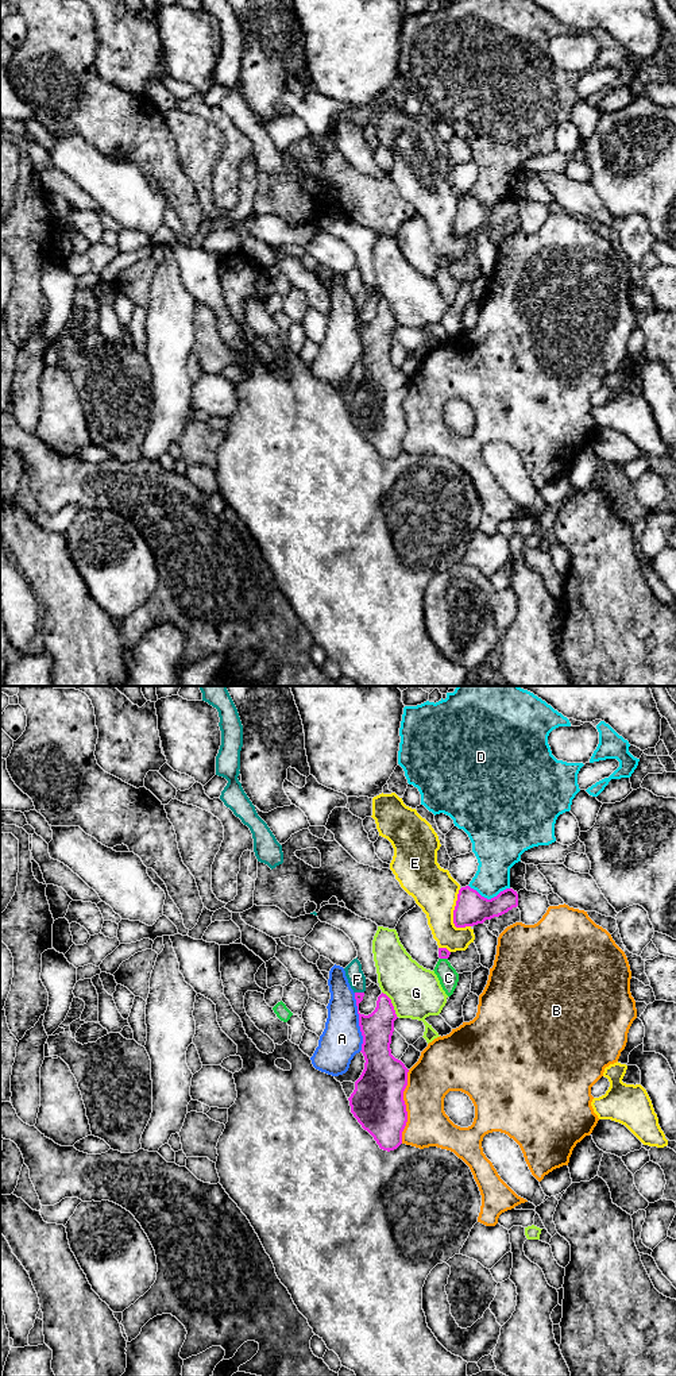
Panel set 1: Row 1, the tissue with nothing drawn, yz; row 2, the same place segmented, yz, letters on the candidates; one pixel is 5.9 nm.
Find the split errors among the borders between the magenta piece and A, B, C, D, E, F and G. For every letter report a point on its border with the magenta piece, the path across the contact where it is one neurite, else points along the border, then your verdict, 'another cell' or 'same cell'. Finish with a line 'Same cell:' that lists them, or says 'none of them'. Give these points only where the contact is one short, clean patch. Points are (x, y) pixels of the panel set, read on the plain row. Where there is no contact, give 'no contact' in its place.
A: yz (359, 331) | another cell
B: yz (405, 415) | another cell
C: yz (444, 266) | another cell
D: yz (489, 208) | another cell
E: yz (455, 218) | another cell
F: yz (359, 301) | across yz (377, 336), (358, 320), (359, 301), (356, 288) | same cell
G: yz (391, 313) | another cell
Same cell: F

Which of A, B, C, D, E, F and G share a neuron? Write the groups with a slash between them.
A / B / C / D / E / F / G

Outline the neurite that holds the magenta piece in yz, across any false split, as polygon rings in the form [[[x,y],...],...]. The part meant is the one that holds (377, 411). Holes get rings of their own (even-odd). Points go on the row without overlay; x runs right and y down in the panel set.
[[[358,266],[344,280],[355,301],[363,344],[360,361],[366,369],[364,378],[348,406],[351,421],[379,456],[390,460],[402,452],[402,440],[407,431],[403,400],[409,378],[391,363],[390,358],[394,329],[398,325],[391,308],[383,301],[378,305],[371,323],[360,323],[359,312],[364,305],[366,285]]]

